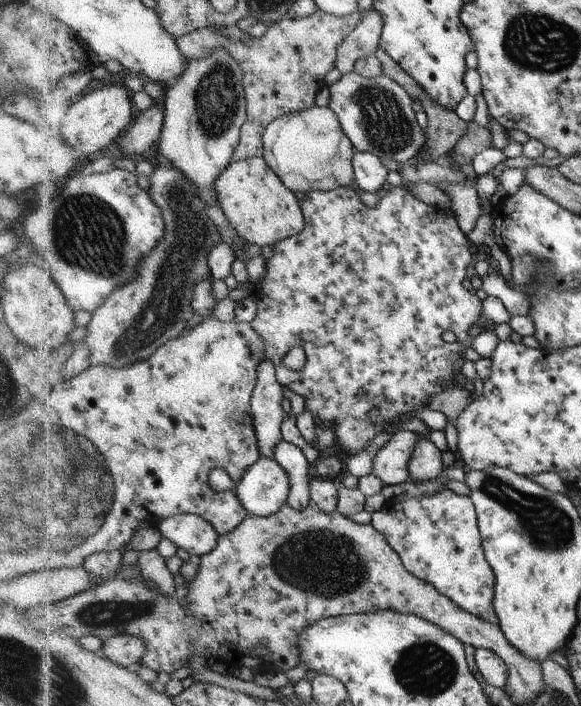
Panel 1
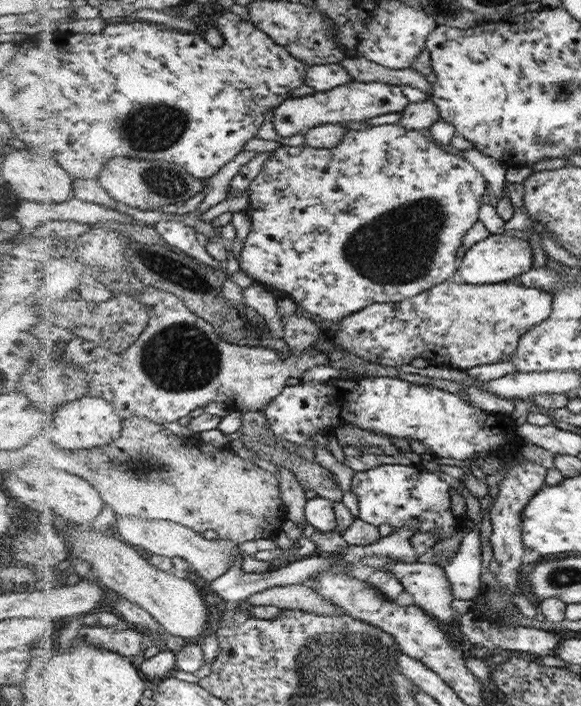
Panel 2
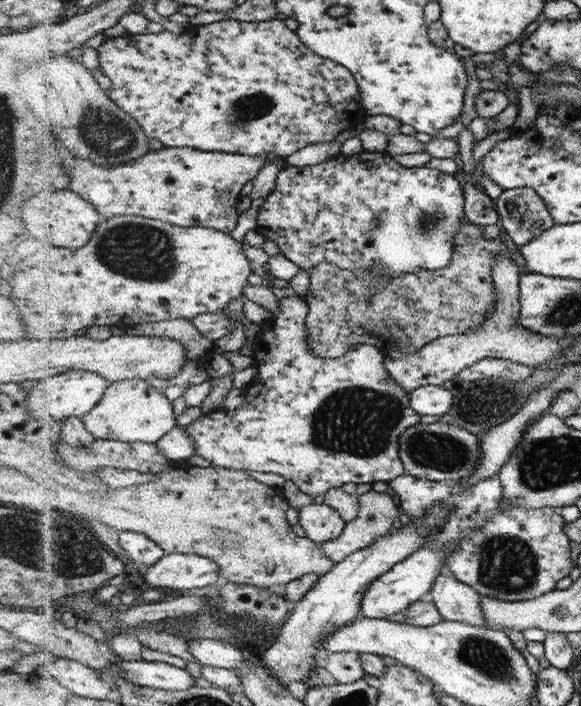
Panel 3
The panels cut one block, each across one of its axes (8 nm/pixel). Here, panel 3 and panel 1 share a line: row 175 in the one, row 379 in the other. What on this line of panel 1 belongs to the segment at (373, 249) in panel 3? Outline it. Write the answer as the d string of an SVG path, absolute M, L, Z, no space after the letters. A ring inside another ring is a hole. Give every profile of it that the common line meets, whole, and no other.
M342 186L331 191L310 191L305 193L302 200L302 214L305 217L305 226L302 232L290 236L286 240L279 242L274 248L274 256L267 262L267 274L253 289L253 297L257 301L258 311L256 318L251 322L252 326L264 336L266 340L266 356L270 361L278 366L278 378L280 382L287 386L292 392L300 394L304 398L304 408L309 410L312 416L318 417L321 422L318 428L332 429L334 432L335 445L338 450L338 458L347 458L358 454L368 444L390 424L406 418L406 414L422 408L429 400L428 396L438 392L438 380L440 380L440 394L446 387L452 384L454 374L452 374L452 364L460 359L460 352L464 354L467 348L472 346L474 337L468 336L468 328L478 322L478 296L464 286L466 280L466 268L472 262L472 252L468 252L468 242L462 238L460 227L456 224L456 218L452 218L452 212L442 210L436 205L422 202L414 197L410 190L402 187L388 186L380 194L380 202L375 208L370 208L364 204L356 192L356 187ZM444 332L454 332L456 342L448 344L444 342L442 334ZM294 347L302 347L306 362L301 370L290 370L284 360L286 354Z

